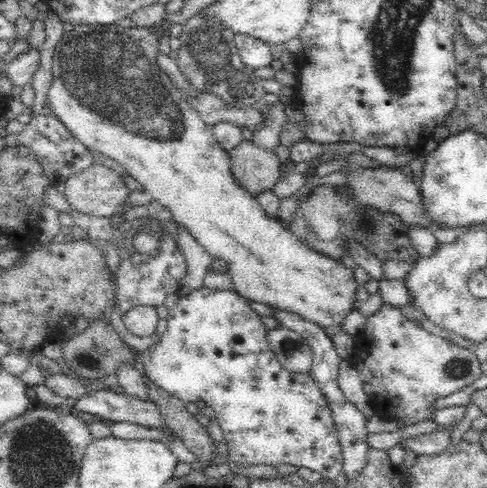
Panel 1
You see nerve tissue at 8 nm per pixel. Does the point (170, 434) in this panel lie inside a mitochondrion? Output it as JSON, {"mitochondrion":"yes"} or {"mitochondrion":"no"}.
{"mitochondrion":"no"}

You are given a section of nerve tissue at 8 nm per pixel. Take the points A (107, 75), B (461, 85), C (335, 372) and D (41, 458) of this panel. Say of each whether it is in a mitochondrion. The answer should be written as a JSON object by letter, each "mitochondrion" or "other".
{"A":"mitochondrion","B":"other","C":"other","D":"mitochondrion"}

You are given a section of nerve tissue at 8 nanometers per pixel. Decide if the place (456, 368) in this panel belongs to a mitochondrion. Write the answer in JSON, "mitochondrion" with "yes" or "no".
{"mitochondrion":"yes"}

